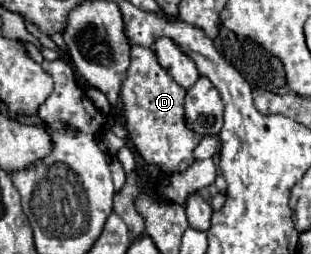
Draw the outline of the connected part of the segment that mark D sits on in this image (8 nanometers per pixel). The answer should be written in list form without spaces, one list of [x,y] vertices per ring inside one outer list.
[[[141,45],[131,47],[131,65],[121,89],[125,127],[141,161],[145,165],[157,163],[163,173],[185,171],[193,163],[193,149],[203,139],[185,125],[185,95],[187,91],[159,65],[153,49]]]

